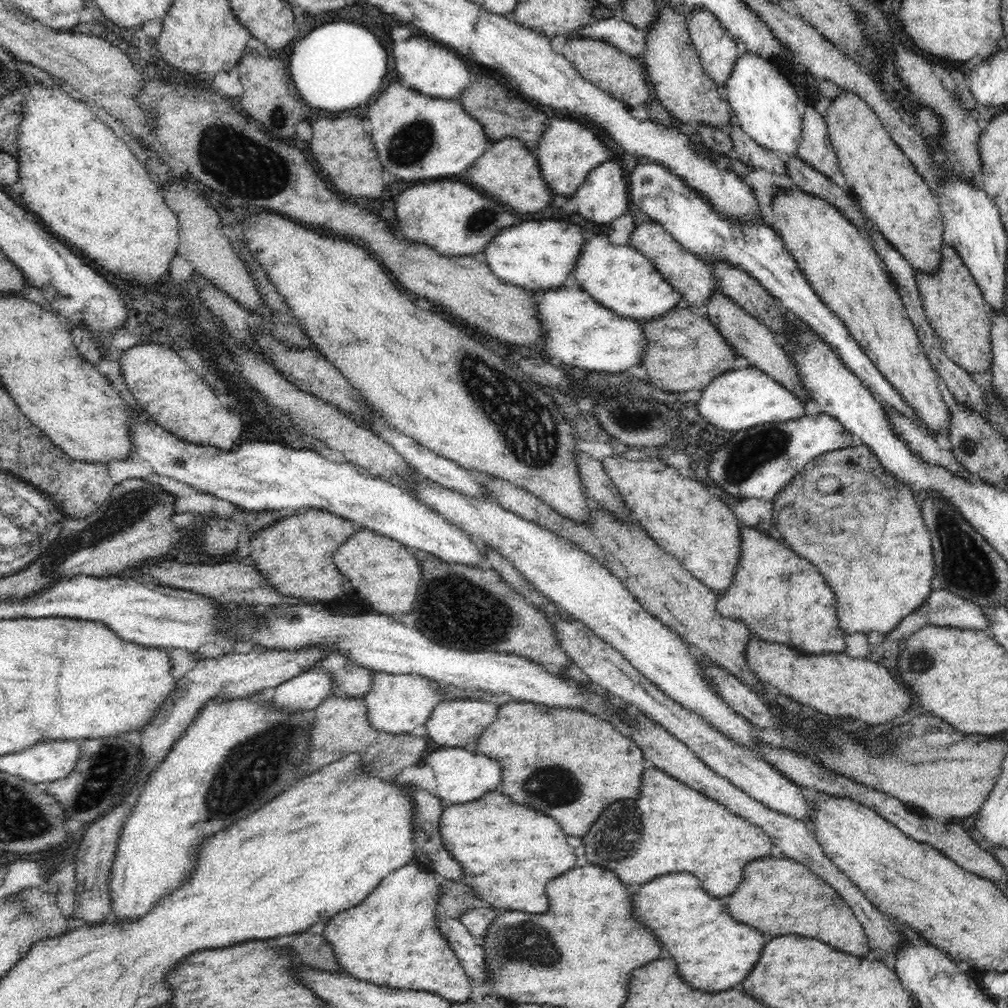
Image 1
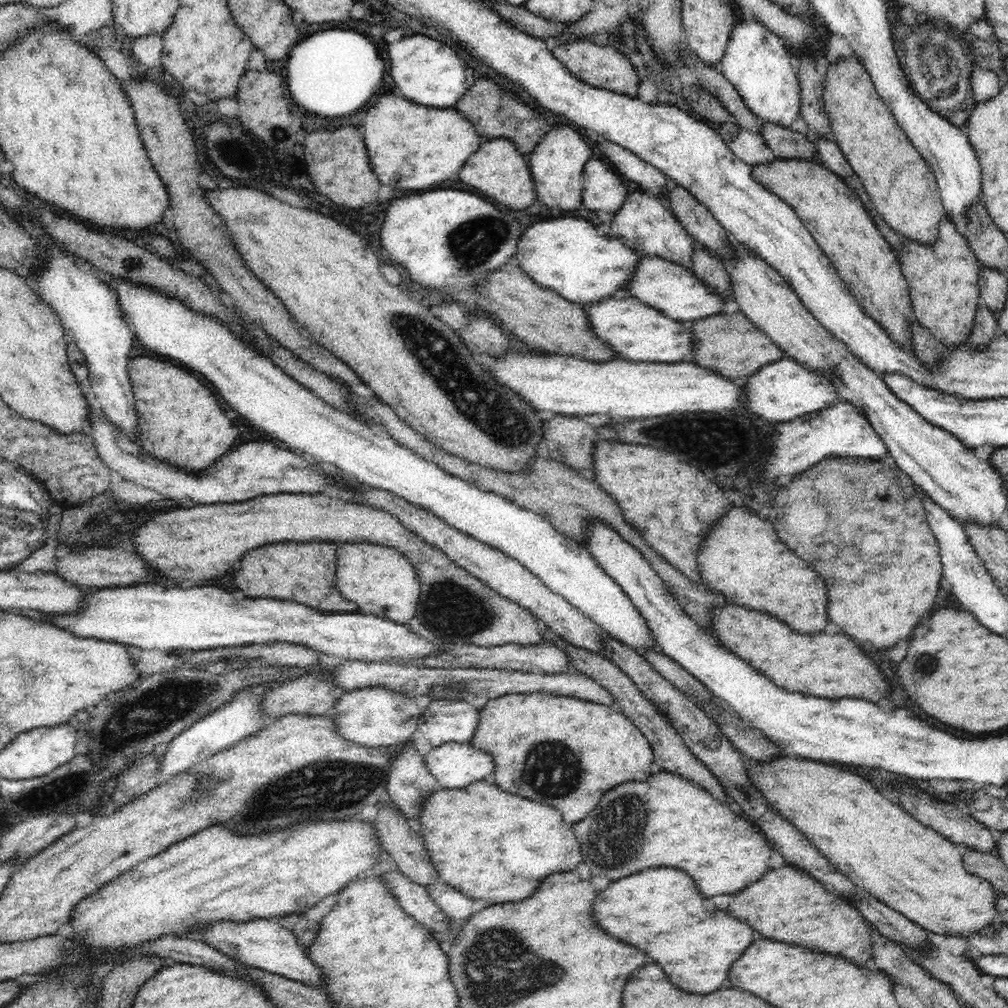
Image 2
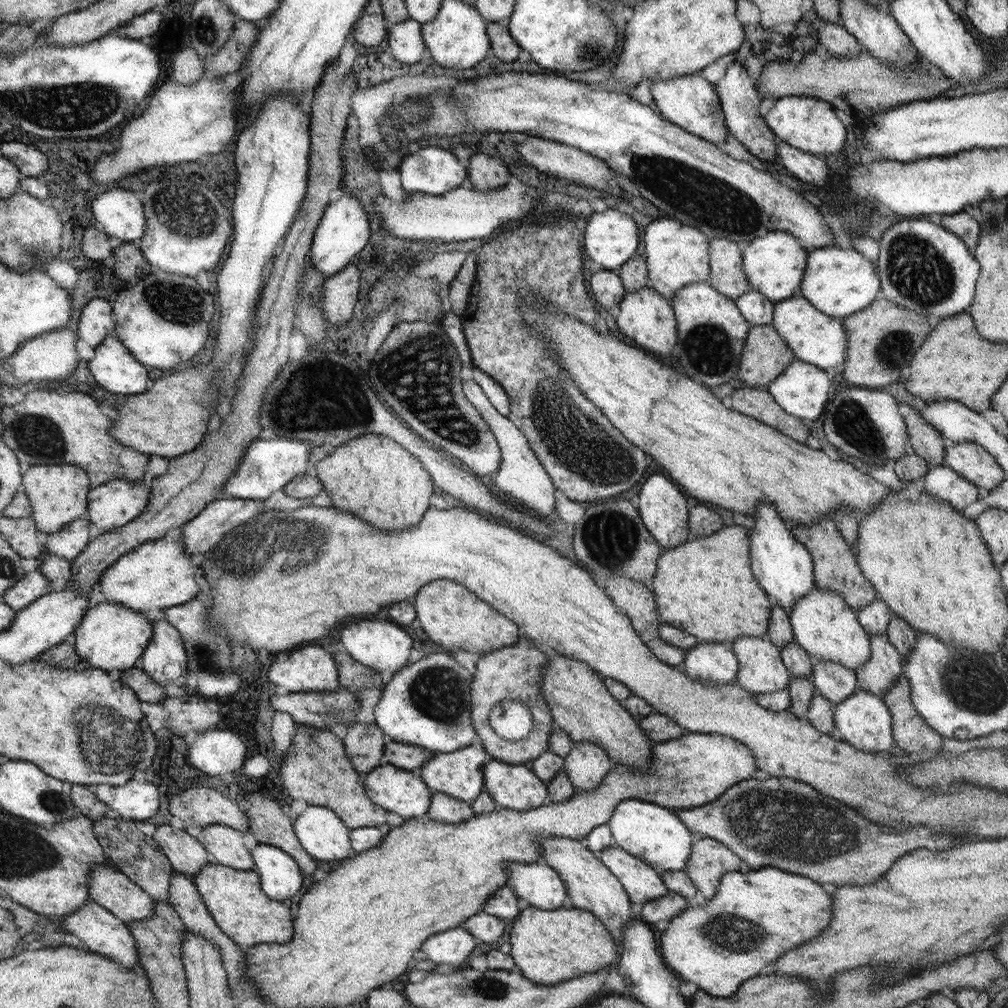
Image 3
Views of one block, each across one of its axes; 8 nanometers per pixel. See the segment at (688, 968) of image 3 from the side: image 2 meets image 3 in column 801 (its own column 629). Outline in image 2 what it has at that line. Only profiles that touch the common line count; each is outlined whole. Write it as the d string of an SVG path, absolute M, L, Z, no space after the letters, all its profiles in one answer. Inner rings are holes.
M648 868L616 880L596 896L594 920L606 934L644 950L648 958L662 966L674 986L690 994L710 994L722 988L730 962L734 962L734 958L738 958L738 954L742 954L742 950L746 950L746 946L752 942L752 928L748 924L718 910L698 892L694 880L686 872L672 868Z

